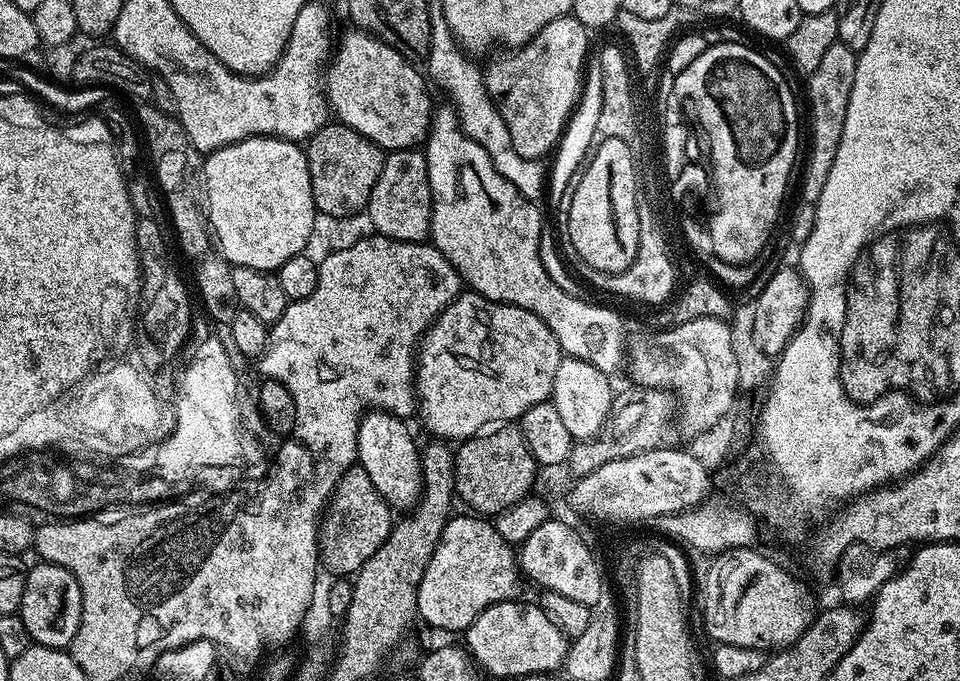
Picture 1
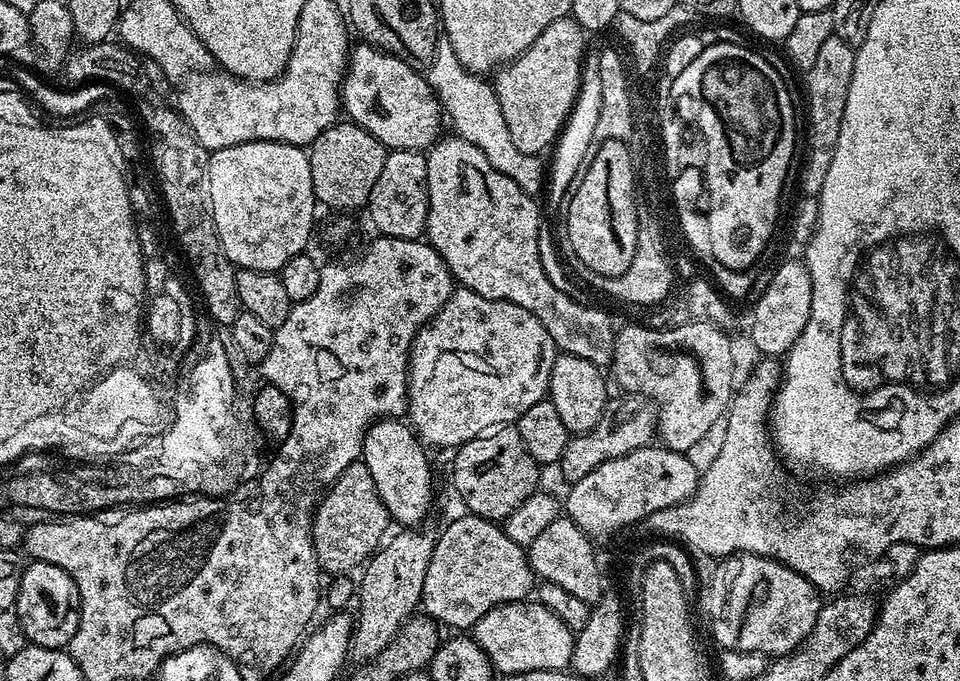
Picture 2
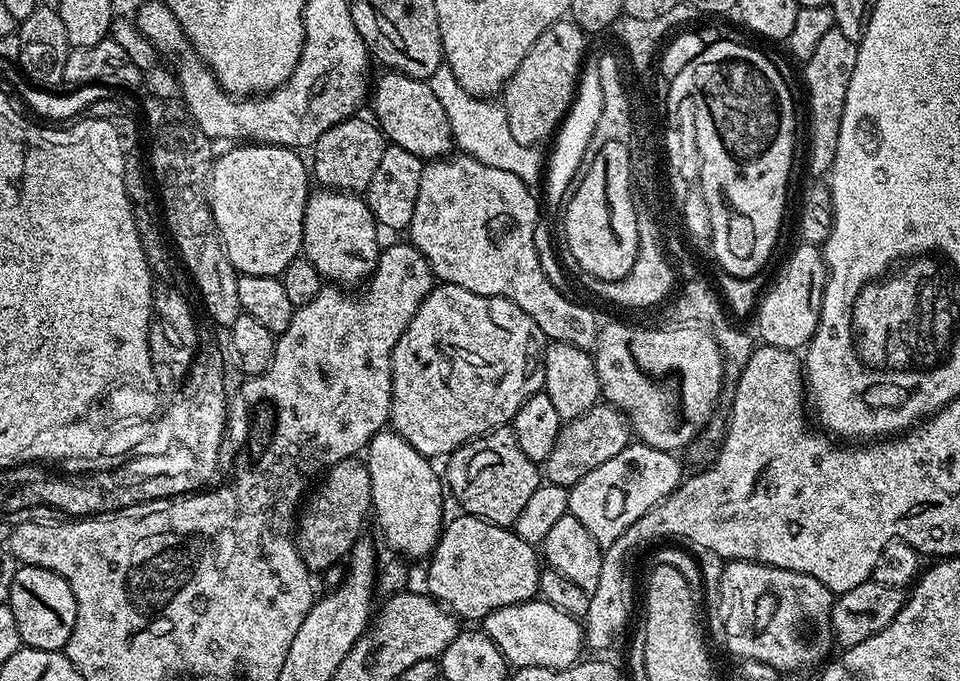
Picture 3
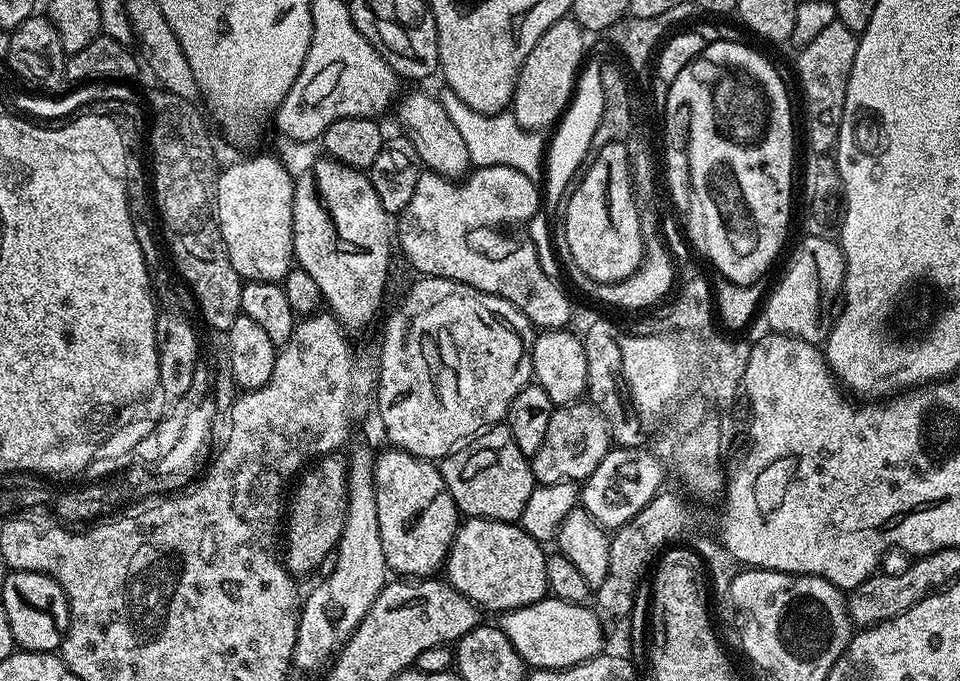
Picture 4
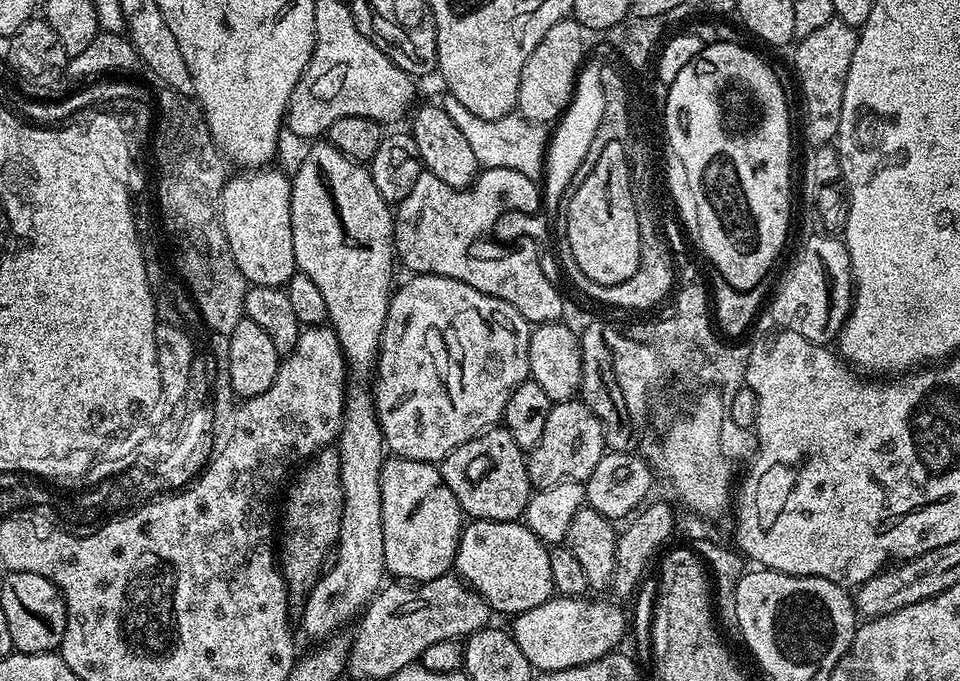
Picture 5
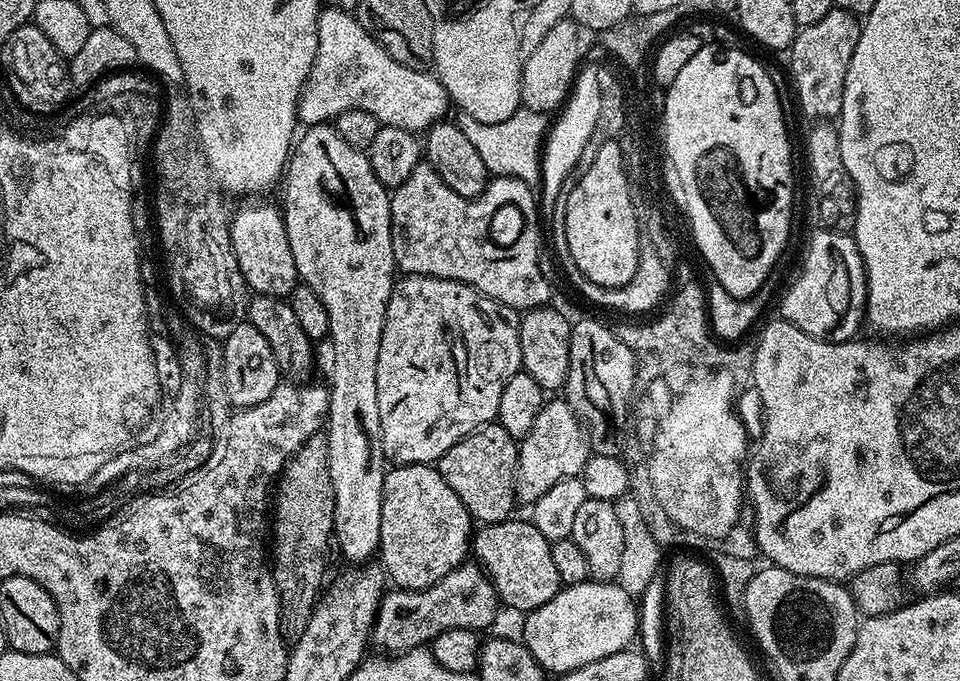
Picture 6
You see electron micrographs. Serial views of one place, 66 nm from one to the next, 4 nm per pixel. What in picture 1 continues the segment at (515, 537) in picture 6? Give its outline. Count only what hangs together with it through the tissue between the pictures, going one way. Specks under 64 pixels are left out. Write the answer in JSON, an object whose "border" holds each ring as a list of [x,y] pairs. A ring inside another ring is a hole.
{"border":[[[453,515],[446,525],[440,544],[426,566],[426,574],[422,574],[422,582],[416,588],[419,619],[444,632],[463,633],[481,612],[513,599],[522,581],[513,545],[507,544],[483,515],[467,515]]]}

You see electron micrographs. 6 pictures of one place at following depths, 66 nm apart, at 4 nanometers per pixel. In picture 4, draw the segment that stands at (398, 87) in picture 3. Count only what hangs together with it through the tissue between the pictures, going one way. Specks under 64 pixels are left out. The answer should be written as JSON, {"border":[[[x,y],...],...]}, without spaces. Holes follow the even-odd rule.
{"border":[[[408,92],[401,100],[399,97],[395,112],[401,126],[404,127],[401,128],[403,135],[408,137],[414,150],[418,150],[418,158],[427,171],[449,178],[463,177],[469,171],[472,164],[470,150],[466,150],[462,134],[458,134],[454,122],[450,122],[450,114],[446,114],[439,98],[435,95],[427,96],[424,92]]]}

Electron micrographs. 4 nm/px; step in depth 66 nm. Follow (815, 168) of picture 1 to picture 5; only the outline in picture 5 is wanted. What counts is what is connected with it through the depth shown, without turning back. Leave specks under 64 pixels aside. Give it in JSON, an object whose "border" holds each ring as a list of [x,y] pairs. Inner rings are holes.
{"border":[[[841,20],[826,22],[814,34],[808,34],[795,45],[796,76],[804,95],[804,136],[812,146],[831,145],[840,131],[842,94],[846,90],[846,74],[854,62],[858,32]]]}

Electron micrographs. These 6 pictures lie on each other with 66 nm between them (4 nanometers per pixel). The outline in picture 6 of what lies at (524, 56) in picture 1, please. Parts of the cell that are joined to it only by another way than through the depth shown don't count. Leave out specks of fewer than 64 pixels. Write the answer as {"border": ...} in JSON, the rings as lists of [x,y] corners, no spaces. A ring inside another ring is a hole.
{"border":[[[571,18],[559,20],[557,24],[550,26],[546,38],[542,38],[542,42],[538,42],[534,54],[530,54],[530,58],[526,58],[520,87],[520,99],[523,107],[535,112],[552,114],[567,100],[577,71],[582,64],[580,61],[580,35],[582,35],[580,25]]]}

